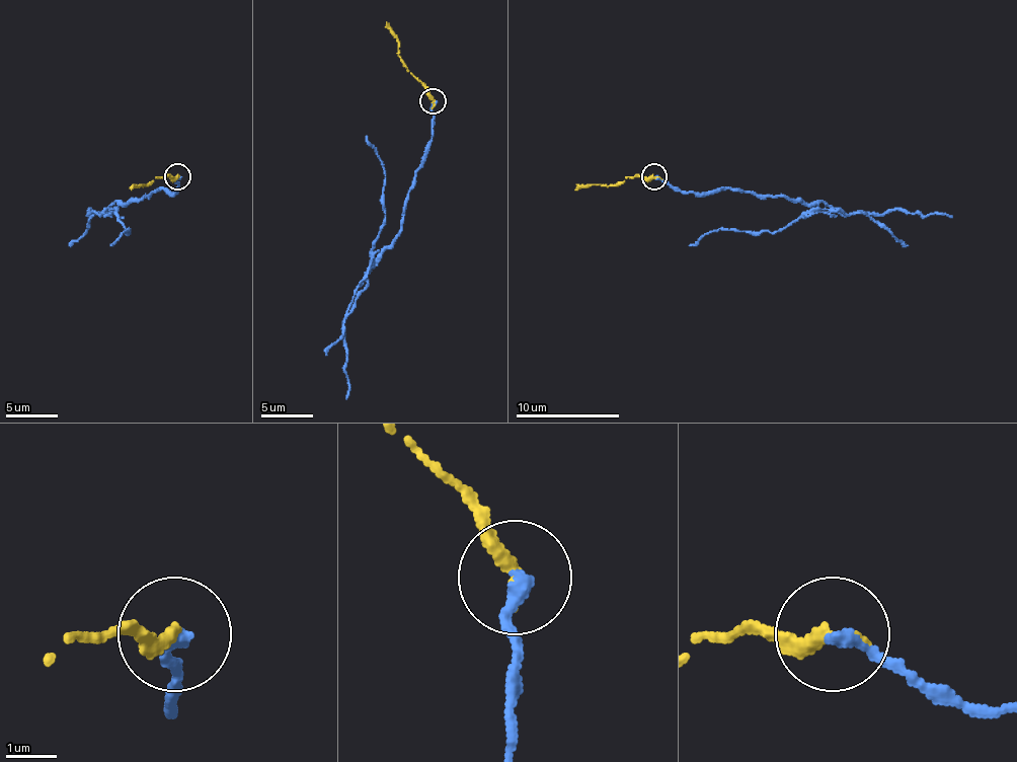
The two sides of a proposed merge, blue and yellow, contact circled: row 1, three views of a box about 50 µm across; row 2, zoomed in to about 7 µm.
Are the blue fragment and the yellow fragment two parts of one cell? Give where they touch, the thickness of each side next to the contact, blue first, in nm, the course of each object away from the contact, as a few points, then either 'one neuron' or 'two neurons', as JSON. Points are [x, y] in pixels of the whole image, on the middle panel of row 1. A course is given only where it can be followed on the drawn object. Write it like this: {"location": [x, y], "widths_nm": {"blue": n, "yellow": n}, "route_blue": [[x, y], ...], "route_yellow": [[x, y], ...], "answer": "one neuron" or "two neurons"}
{"location": [433, 100], "widths_nm": {"blue": 280, "yellow": 280}, "route_blue": [[435, 101], [429, 151], [404, 208], [401, 234], [368, 273], [368, 286], [344, 321], [346, 399]], "route_yellow": [[433, 101], [398, 55], [398, 40], [386, 21]], "answer": "two neurons"}

